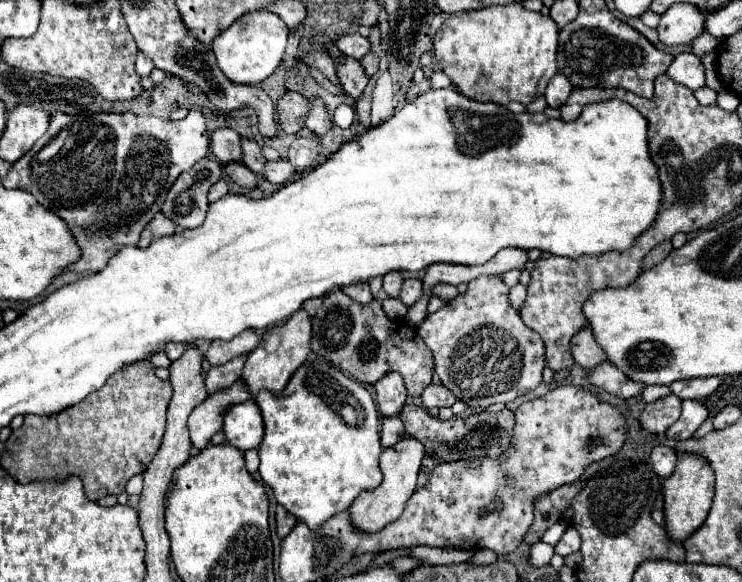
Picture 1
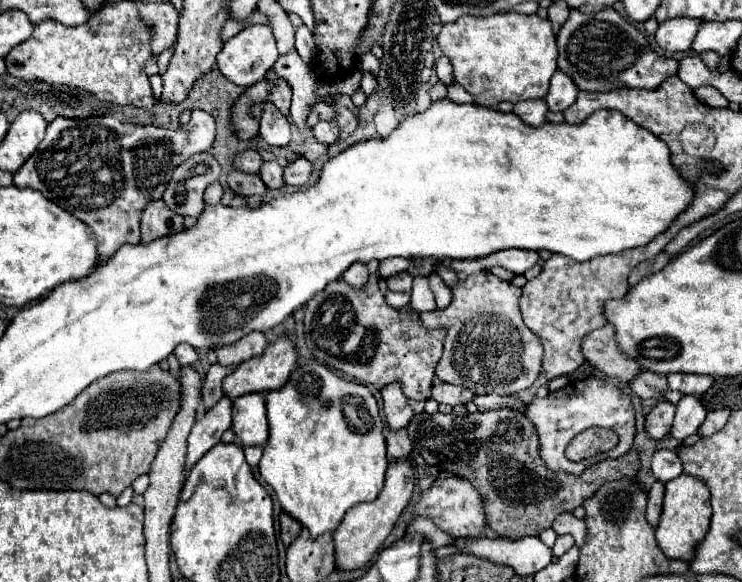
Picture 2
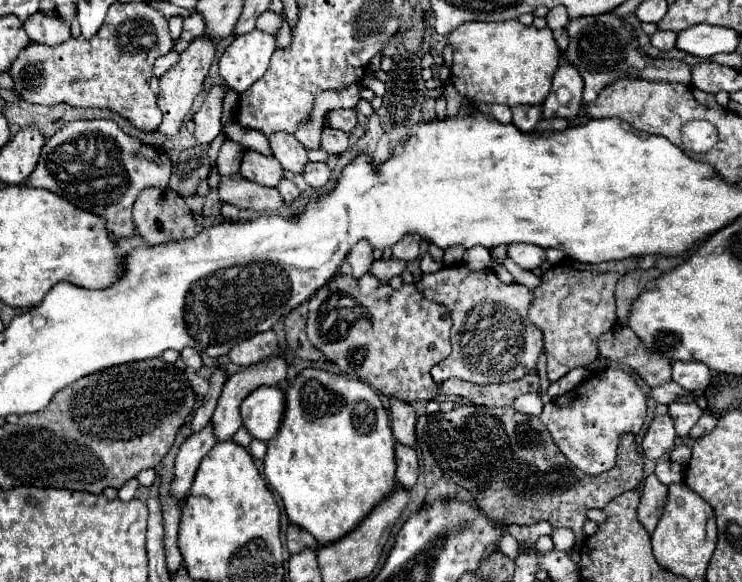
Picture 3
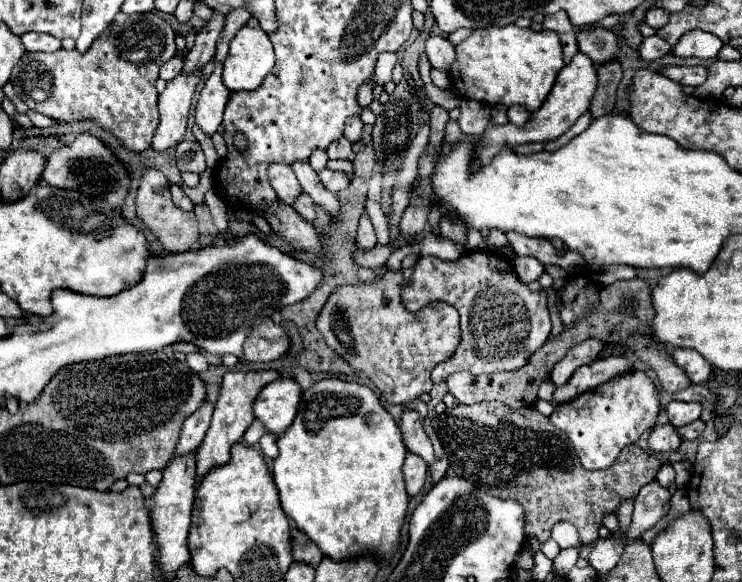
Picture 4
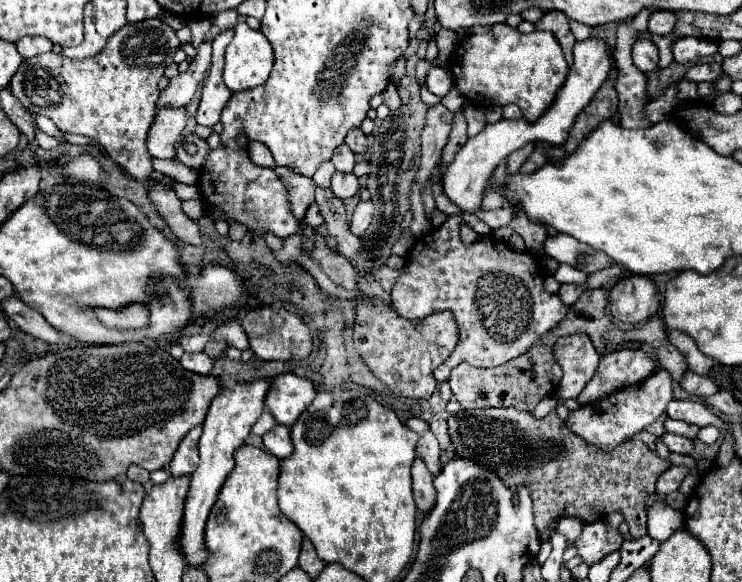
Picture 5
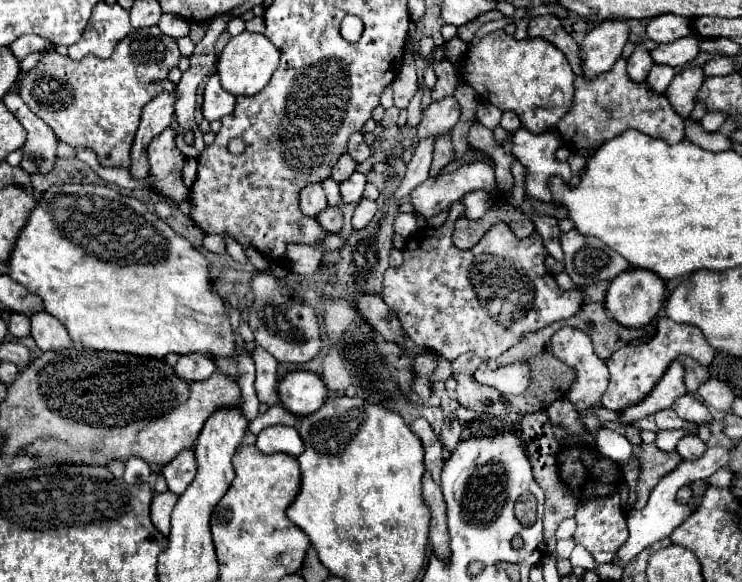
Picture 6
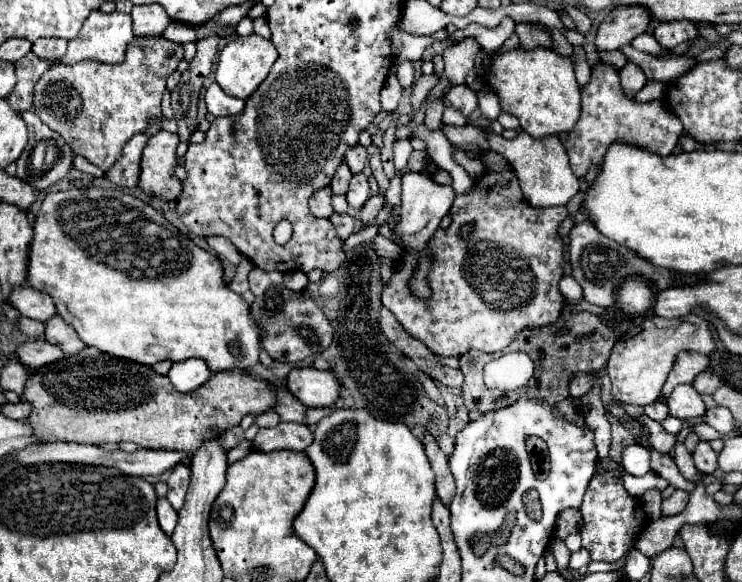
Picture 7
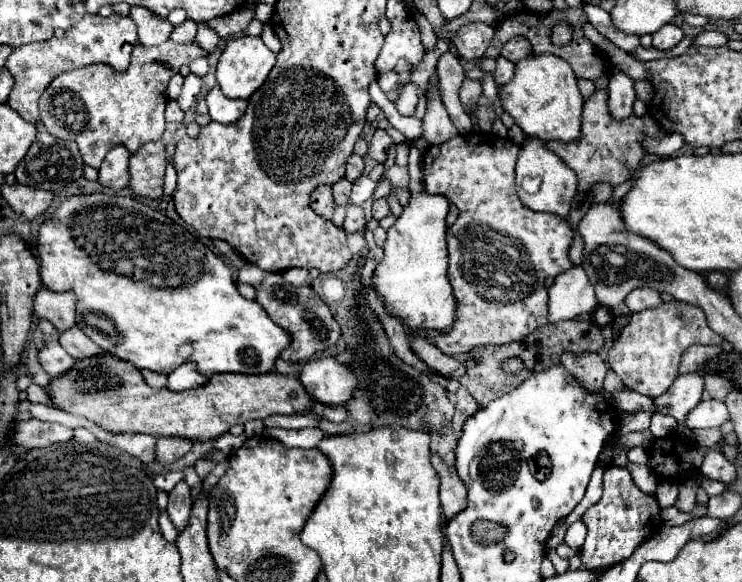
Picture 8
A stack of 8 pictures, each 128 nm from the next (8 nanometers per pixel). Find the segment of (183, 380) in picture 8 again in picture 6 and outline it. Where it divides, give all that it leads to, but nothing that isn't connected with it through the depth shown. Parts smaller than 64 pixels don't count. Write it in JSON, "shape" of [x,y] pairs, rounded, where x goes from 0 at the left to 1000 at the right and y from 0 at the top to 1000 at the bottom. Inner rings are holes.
{"shape":[[[248,608],[235,629],[237,643],[248,653],[278,653],[291,639],[291,625],[275,608]]]}

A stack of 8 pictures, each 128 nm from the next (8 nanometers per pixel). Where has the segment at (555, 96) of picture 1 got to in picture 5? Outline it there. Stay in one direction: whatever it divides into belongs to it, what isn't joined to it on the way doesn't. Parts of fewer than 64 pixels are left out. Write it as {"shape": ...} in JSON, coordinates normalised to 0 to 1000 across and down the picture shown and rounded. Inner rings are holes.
{"shape":[[[795,65],[787,72],[776,72],[774,79],[774,110],[763,131],[763,141],[752,155],[744,182],[722,206],[722,210],[706,210],[706,206],[674,206],[668,213],[655,213],[655,220],[639,234],[631,237],[631,244],[620,254],[615,265],[609,285],[601,292],[596,320],[601,337],[623,357],[623,364],[642,368],[642,361],[650,351],[652,323],[668,285],[682,275],[693,258],[722,247],[722,244],[739,244],[747,251],[755,251],[763,244],[765,227],[776,206],[776,199],[792,182],[792,175],[801,168],[801,162],[809,155],[811,141],[817,137],[822,124],[822,86],[814,69]]]}

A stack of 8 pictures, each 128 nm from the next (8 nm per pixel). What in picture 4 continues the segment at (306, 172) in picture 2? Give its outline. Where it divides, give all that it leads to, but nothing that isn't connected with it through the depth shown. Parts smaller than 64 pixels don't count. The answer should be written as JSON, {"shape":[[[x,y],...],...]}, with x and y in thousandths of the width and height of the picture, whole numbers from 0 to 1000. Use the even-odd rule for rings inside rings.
{"shape":[[[434,289],[434,292],[429,296],[429,306],[431,306],[431,313],[437,316],[437,323],[445,326],[445,330],[458,330],[458,326],[464,326],[464,323],[469,320],[469,313],[472,313],[472,306],[469,306],[464,296],[450,296],[450,292],[445,292],[445,289]]]}

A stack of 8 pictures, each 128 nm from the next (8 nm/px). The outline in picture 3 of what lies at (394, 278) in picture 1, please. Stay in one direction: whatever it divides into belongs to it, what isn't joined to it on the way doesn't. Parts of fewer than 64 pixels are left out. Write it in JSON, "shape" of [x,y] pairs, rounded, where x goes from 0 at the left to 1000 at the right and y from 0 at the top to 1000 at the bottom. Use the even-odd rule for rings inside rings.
{"shape":[[[539,412],[539,419],[534,419],[534,426],[528,426],[528,443],[553,450],[558,443],[563,443],[563,412]]]}

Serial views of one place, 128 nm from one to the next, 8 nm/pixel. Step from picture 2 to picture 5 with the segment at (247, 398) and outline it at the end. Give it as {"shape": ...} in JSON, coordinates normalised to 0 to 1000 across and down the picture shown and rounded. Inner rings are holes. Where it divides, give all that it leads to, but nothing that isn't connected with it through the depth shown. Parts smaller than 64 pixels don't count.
{"shape":[[[377,643],[367,653],[367,663],[356,684],[356,701],[380,732],[394,732],[399,715],[420,691],[426,677],[415,649],[402,649],[399,643]]]}

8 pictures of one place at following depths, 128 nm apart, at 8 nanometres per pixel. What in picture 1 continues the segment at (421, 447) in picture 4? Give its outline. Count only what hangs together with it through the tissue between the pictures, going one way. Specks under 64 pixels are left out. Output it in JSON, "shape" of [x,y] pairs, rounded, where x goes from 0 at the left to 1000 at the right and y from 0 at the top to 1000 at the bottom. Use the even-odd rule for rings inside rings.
{"shape":[[[523,639],[520,646],[515,646],[504,660],[504,670],[507,670],[507,687],[515,715],[534,715],[550,680],[542,646],[536,646],[534,639]]]}

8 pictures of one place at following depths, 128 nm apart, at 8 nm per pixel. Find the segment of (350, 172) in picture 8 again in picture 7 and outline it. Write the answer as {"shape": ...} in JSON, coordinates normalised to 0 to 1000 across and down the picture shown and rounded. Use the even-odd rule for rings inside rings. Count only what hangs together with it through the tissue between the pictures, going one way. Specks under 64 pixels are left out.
{"shape":[[[480,247],[480,251],[469,254],[464,275],[472,285],[472,292],[480,299],[480,296],[488,296],[488,289],[496,282],[496,261],[488,247]]]}

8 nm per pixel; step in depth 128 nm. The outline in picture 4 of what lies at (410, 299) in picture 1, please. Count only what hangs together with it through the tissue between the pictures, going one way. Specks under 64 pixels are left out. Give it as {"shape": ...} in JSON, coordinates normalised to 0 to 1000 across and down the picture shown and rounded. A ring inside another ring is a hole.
{"shape":[[[507,423],[501,426],[501,433],[485,433],[482,426],[477,426],[477,450],[488,460],[512,464],[512,460],[520,460],[528,433],[531,433],[528,423]]]}

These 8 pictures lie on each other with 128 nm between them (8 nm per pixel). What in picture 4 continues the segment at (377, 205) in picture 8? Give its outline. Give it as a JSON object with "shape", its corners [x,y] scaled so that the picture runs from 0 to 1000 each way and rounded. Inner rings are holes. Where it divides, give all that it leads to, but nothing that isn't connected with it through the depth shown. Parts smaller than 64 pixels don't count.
{"shape":[[[491,364],[485,375],[485,388],[482,388],[482,405],[480,405],[480,423],[485,430],[499,430],[507,423],[507,402],[501,392],[501,381],[496,375],[496,368]]]}

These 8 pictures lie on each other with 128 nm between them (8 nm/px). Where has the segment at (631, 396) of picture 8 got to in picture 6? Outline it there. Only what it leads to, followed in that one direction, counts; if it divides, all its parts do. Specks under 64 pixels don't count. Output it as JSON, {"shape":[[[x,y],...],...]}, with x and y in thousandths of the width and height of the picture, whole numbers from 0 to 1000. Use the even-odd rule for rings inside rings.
{"shape":[[[903,701],[884,711],[884,729],[887,729],[889,739],[925,739],[930,746],[938,746],[938,735],[941,735],[938,729],[914,718],[911,708],[906,708]]]}

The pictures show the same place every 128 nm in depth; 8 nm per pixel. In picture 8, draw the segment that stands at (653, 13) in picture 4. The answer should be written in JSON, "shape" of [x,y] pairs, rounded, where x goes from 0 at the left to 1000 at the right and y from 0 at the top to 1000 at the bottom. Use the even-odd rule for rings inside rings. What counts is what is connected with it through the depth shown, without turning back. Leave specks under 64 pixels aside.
{"shape":[[[895,41],[887,55],[879,58],[879,76],[887,86],[900,86],[900,82],[911,79],[919,65],[922,65],[922,55],[919,55],[916,45],[911,45],[911,41]]]}

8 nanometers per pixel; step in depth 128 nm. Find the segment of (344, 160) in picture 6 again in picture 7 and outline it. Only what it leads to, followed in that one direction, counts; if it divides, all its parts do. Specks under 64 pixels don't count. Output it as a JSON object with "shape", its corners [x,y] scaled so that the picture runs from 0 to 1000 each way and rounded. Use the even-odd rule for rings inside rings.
{"shape":[[[461,278],[461,282],[456,285],[450,306],[447,306],[447,316],[445,316],[447,330],[450,330],[450,333],[466,333],[466,330],[469,330],[469,313],[472,313],[472,306],[474,306],[474,296],[472,296],[469,282]]]}

